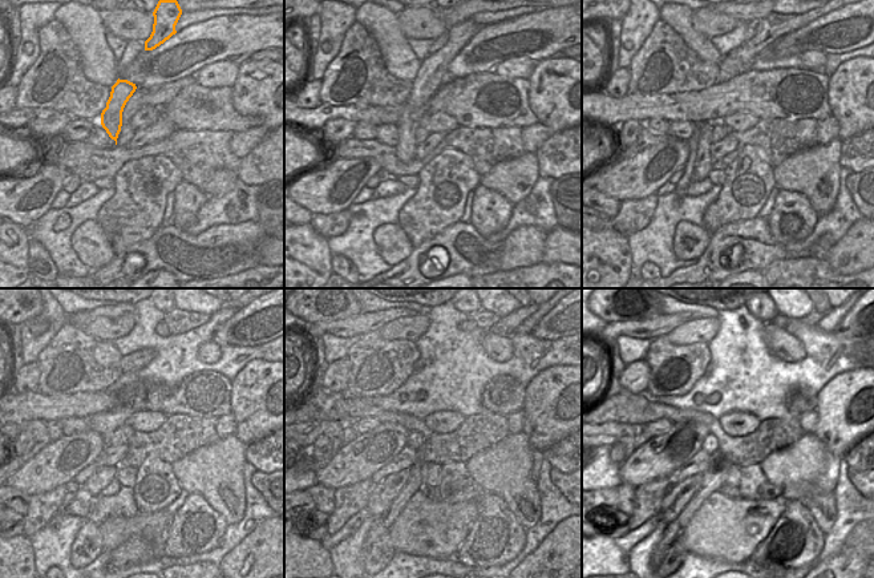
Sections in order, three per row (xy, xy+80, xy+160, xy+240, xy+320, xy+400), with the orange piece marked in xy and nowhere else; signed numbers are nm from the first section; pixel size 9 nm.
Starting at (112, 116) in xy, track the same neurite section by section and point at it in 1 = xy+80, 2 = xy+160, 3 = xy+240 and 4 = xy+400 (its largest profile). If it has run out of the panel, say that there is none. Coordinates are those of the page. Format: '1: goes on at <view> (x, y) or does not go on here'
1: goes on at xy+80 (460, 35)
2: goes on at xy+160 (703, 165)
3: goes on at xy+240 (101, 477)
4: goes on at xy+400 (674, 502)

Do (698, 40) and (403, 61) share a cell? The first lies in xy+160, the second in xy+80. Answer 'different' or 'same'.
same

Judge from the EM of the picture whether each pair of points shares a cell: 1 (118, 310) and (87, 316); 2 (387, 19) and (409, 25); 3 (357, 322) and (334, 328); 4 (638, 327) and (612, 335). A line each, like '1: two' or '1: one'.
1: one
2: two
3: one
4: one

